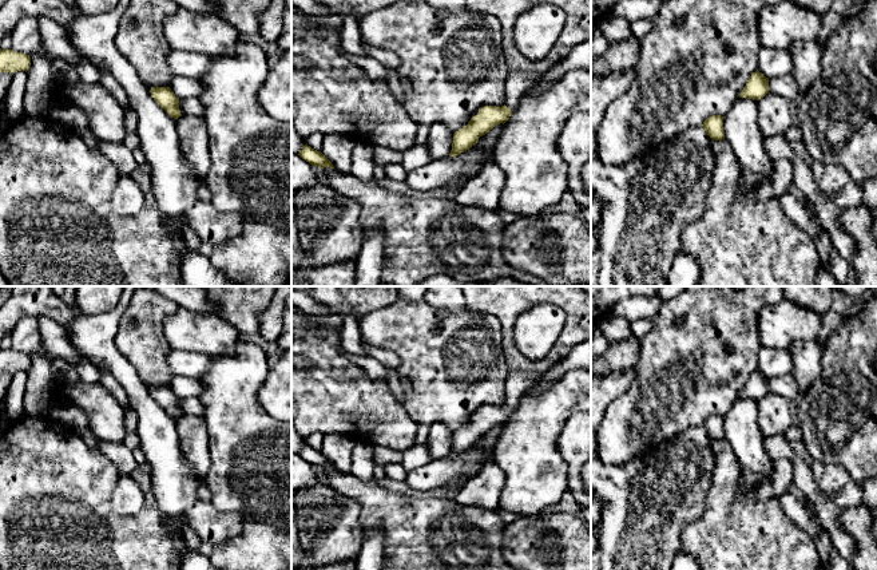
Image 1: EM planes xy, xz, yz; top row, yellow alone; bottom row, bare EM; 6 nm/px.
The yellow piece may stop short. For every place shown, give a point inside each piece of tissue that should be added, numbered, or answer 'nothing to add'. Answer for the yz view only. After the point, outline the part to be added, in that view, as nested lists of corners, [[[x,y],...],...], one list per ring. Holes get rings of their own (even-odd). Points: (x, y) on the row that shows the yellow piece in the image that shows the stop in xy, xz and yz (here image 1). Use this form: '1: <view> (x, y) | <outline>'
nothing to add

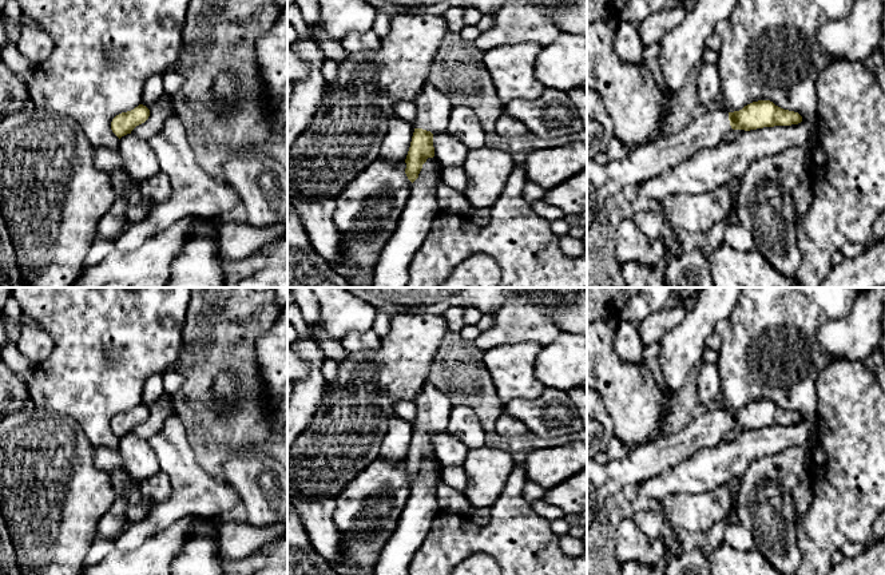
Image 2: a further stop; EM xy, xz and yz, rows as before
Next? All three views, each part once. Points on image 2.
1: xz (433, 108) | [[[426,80],[414,100],[417,110],[414,128],[422,128],[434,134],[447,132],[453,106],[448,95],[440,92]]]

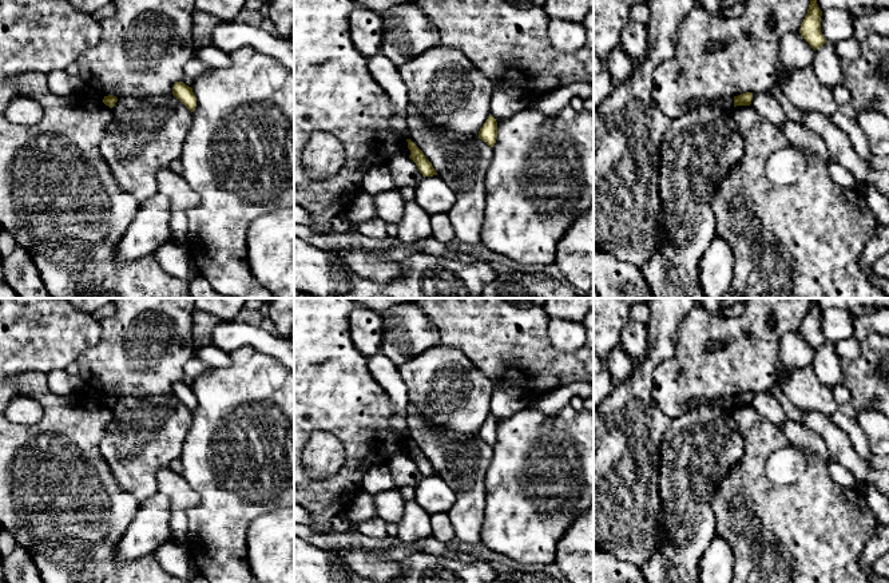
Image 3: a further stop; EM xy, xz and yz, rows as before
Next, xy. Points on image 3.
nothing to add

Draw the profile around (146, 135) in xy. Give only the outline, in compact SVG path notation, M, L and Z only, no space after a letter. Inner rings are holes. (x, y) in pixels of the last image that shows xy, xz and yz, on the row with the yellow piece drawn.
M174 95L118 99L100 142L100 152L119 187L139 203L156 194L156 174L180 158L191 120L193 112Z

